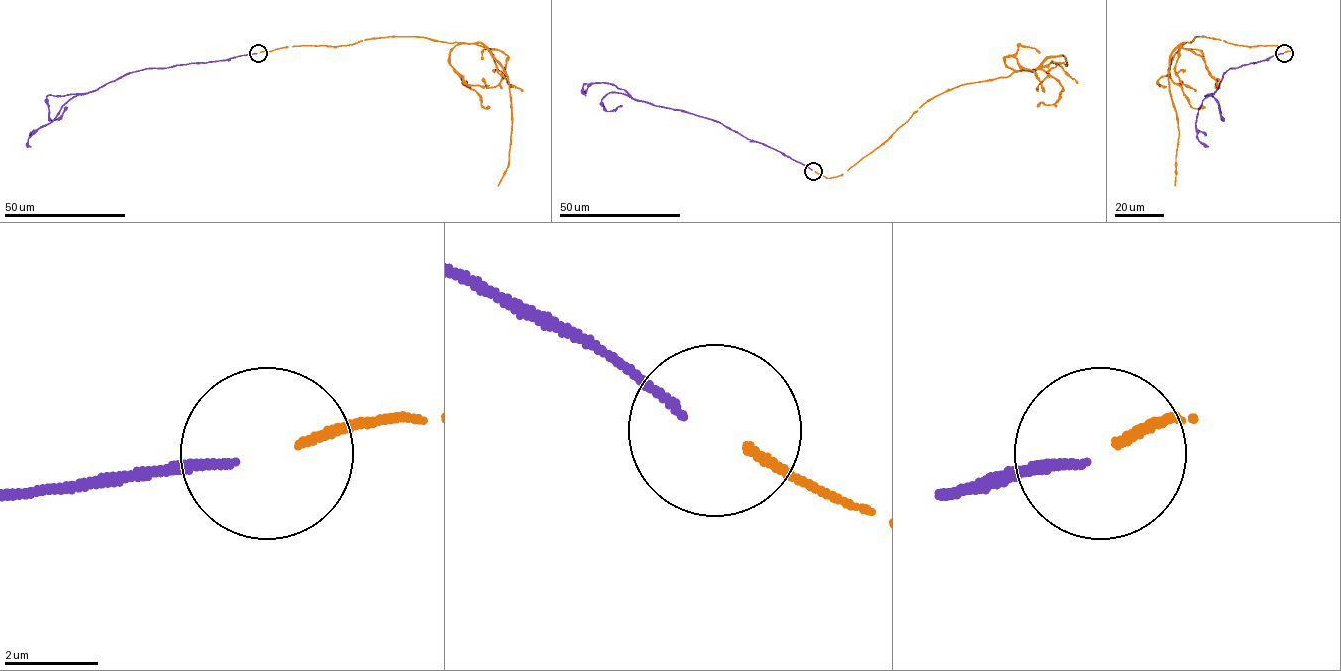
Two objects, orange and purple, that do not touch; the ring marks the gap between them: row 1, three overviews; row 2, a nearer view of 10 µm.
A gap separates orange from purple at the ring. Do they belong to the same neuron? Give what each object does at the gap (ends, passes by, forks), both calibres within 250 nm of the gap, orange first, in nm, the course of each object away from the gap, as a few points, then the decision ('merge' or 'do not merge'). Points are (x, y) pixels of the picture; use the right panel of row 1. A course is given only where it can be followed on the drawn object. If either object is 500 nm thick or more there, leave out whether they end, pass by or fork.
orange ends | purple ends | 200/160 nm | orange via (1284, 52), (1291, 50), (1286, 46), (1239, 46), (1197, 36), (1172, 53), (1168, 83), (1178, 137), (1175, 186) | purple via (1283, 53), (1228, 69), (1218, 87), (1205, 96), (1212, 97), (1223, 120), (1218, 107) | merge

